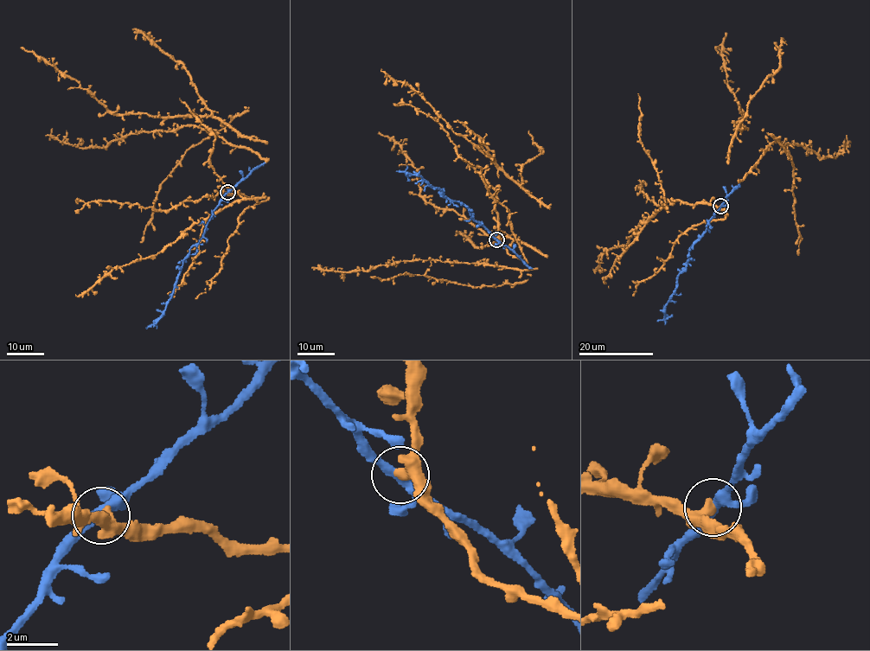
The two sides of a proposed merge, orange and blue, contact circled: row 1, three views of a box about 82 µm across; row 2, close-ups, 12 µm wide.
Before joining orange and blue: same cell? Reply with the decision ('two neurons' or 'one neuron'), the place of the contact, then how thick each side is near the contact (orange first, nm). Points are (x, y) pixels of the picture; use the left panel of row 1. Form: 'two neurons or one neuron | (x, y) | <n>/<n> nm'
one neuron | (227, 192) | 280/360 nm

